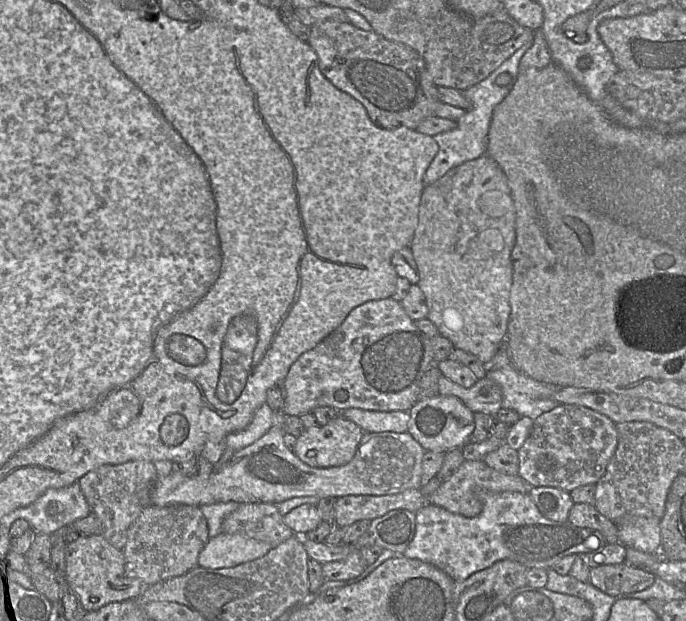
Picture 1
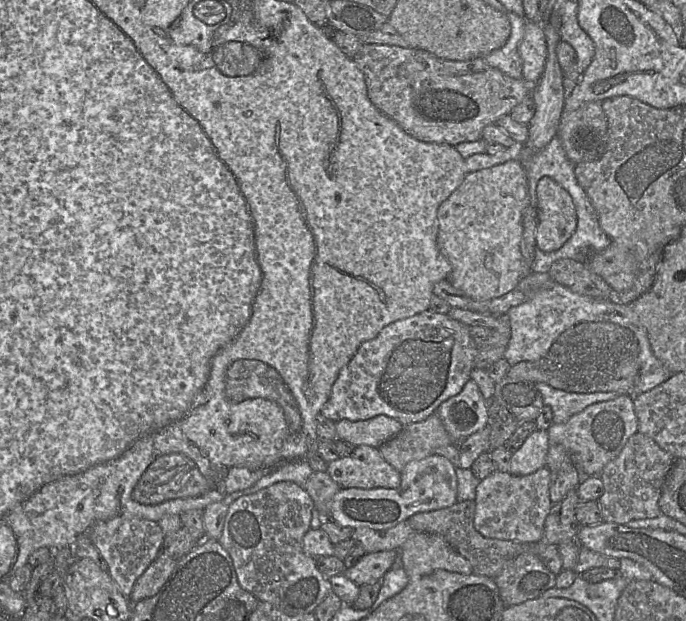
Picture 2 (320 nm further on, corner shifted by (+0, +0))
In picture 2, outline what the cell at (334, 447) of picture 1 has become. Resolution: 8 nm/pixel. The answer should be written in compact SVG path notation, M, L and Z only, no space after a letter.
M356 446L350 456L328 463L327 472L341 488L397 488L401 474L382 456L379 448Z

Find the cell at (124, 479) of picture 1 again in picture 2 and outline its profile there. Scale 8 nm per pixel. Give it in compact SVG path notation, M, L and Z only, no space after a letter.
M138 517L94 524L88 536L106 562L111 578L128 598L135 581L159 555L164 542L164 532L158 522Z

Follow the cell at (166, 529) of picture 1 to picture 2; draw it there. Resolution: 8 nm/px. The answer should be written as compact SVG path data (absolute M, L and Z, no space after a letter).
M163 549L143 574L135 581L130 601L134 604L144 598L156 595L166 584L177 567L178 560Z

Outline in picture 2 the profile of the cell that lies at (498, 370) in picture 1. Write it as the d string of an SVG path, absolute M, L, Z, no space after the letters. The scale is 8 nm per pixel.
M554 282L549 286L544 286L542 289L539 289L522 304L510 308L507 314L509 316L511 327L511 338L504 353L504 358L511 365L507 376L535 383L542 395L544 405L550 407L552 410L553 424L565 423L570 417L592 404L612 400L622 394L627 394L631 397L637 396L640 346L636 339L636 331L631 326L634 325L634 323L632 322L632 319L628 317L628 315L633 315L632 312L628 311L628 304L623 306L622 303L614 302L612 300L595 299L587 295L581 295Z

